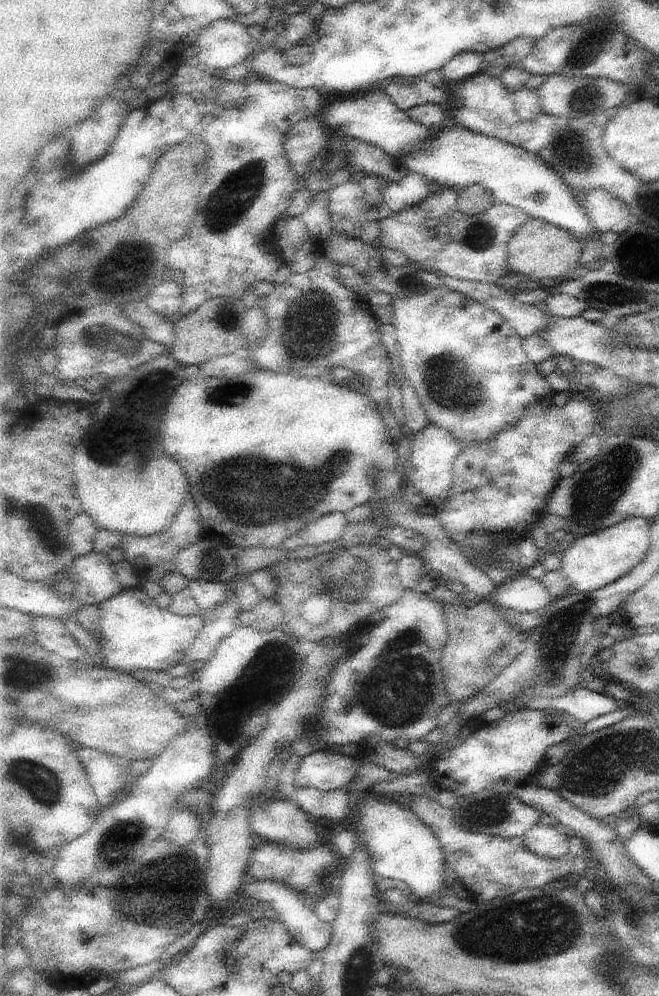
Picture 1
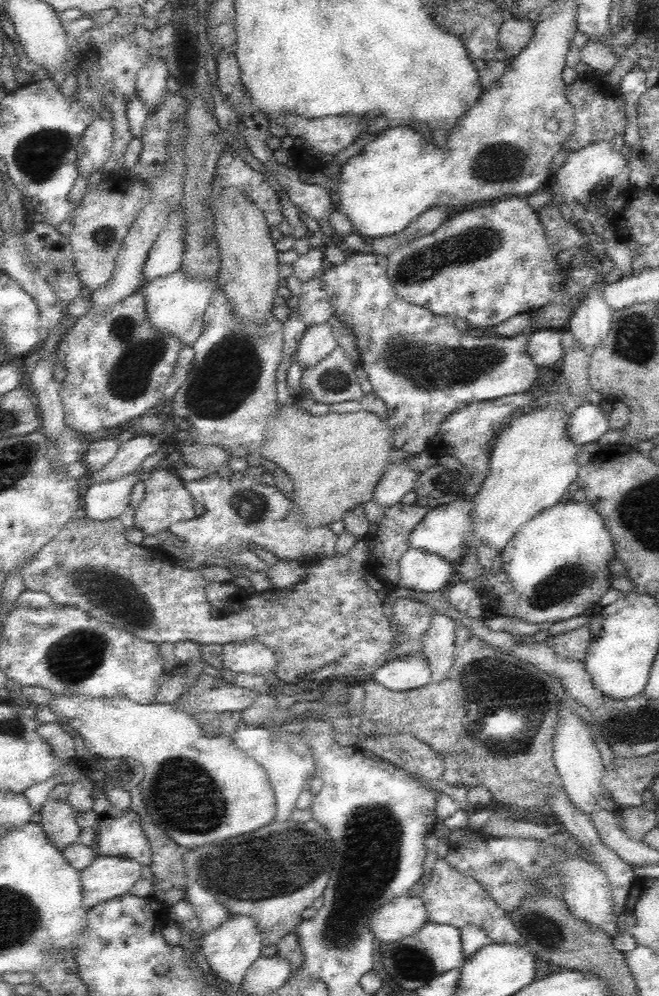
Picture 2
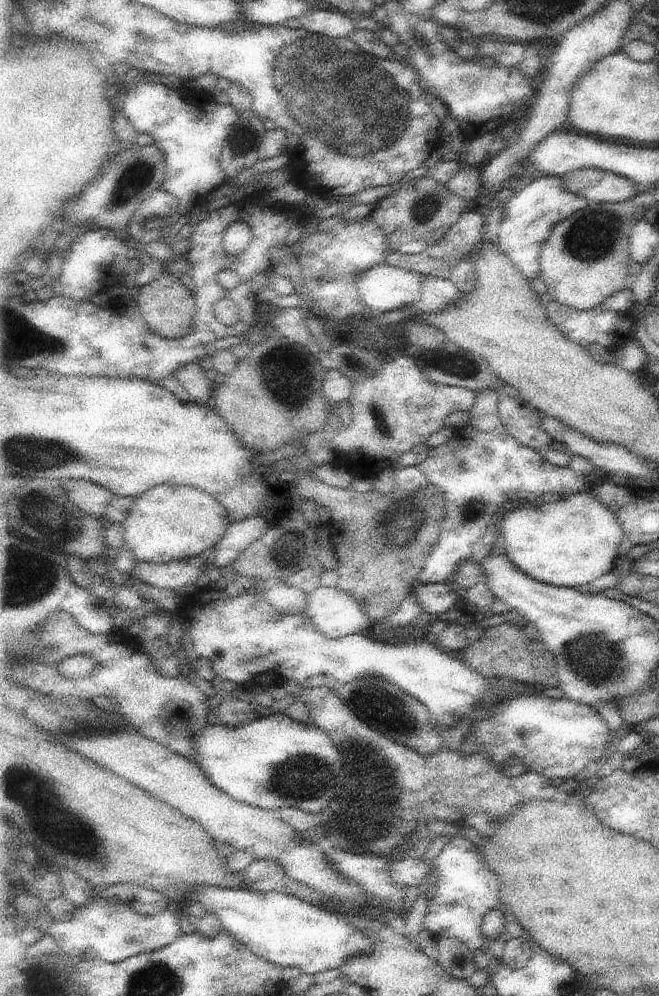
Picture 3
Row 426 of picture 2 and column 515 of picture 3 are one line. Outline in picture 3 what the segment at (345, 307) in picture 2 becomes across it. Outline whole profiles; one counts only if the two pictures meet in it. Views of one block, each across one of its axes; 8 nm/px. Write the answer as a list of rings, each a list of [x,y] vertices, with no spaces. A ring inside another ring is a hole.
[[[502,386],[496,392],[499,397],[498,413],[508,434],[522,446],[540,452],[555,466],[570,467],[571,454],[552,449],[552,438],[542,427],[543,413],[524,400],[514,386]]]

